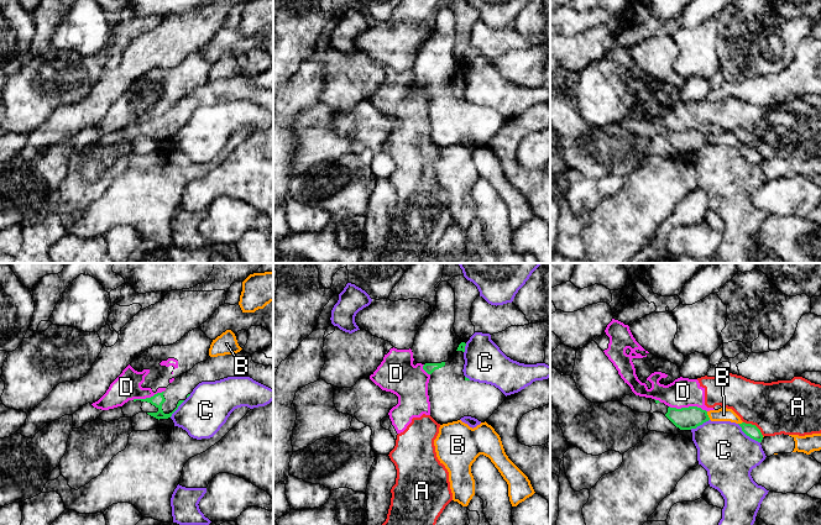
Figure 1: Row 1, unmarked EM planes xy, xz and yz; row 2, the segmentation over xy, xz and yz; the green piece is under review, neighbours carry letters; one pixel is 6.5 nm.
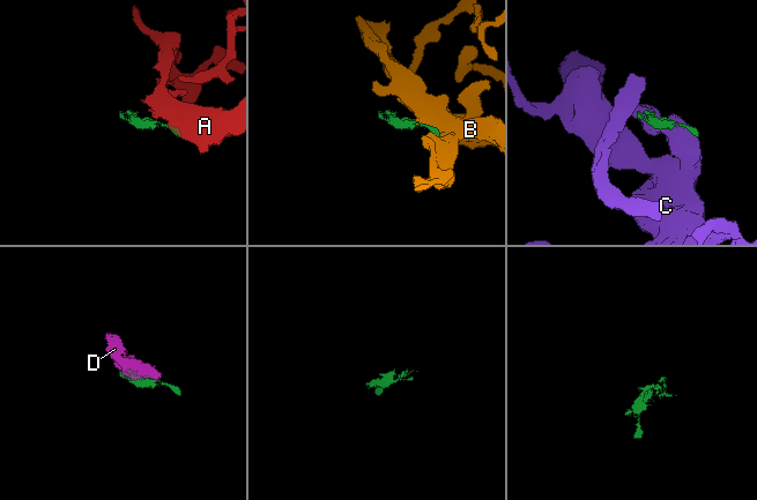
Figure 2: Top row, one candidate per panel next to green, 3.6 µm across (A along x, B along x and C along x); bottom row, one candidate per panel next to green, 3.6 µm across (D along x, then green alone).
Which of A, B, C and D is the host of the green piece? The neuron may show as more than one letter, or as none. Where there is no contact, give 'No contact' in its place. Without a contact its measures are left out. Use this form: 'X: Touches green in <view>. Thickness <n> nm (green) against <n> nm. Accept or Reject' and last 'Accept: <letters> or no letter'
A: Touches green in yz. Thickness 80 nm (green) against 360 nm. Reject
B: Touches green in yz. Thickness 140 nm (green) against 90 nm. Reject
C: Touches green in yz. Thickness 80 nm (green) against 360 nm. Reject
D: Touches green in yz. Thickness 140 nm (green) against 190 nm. Reject
Accept: no letter

